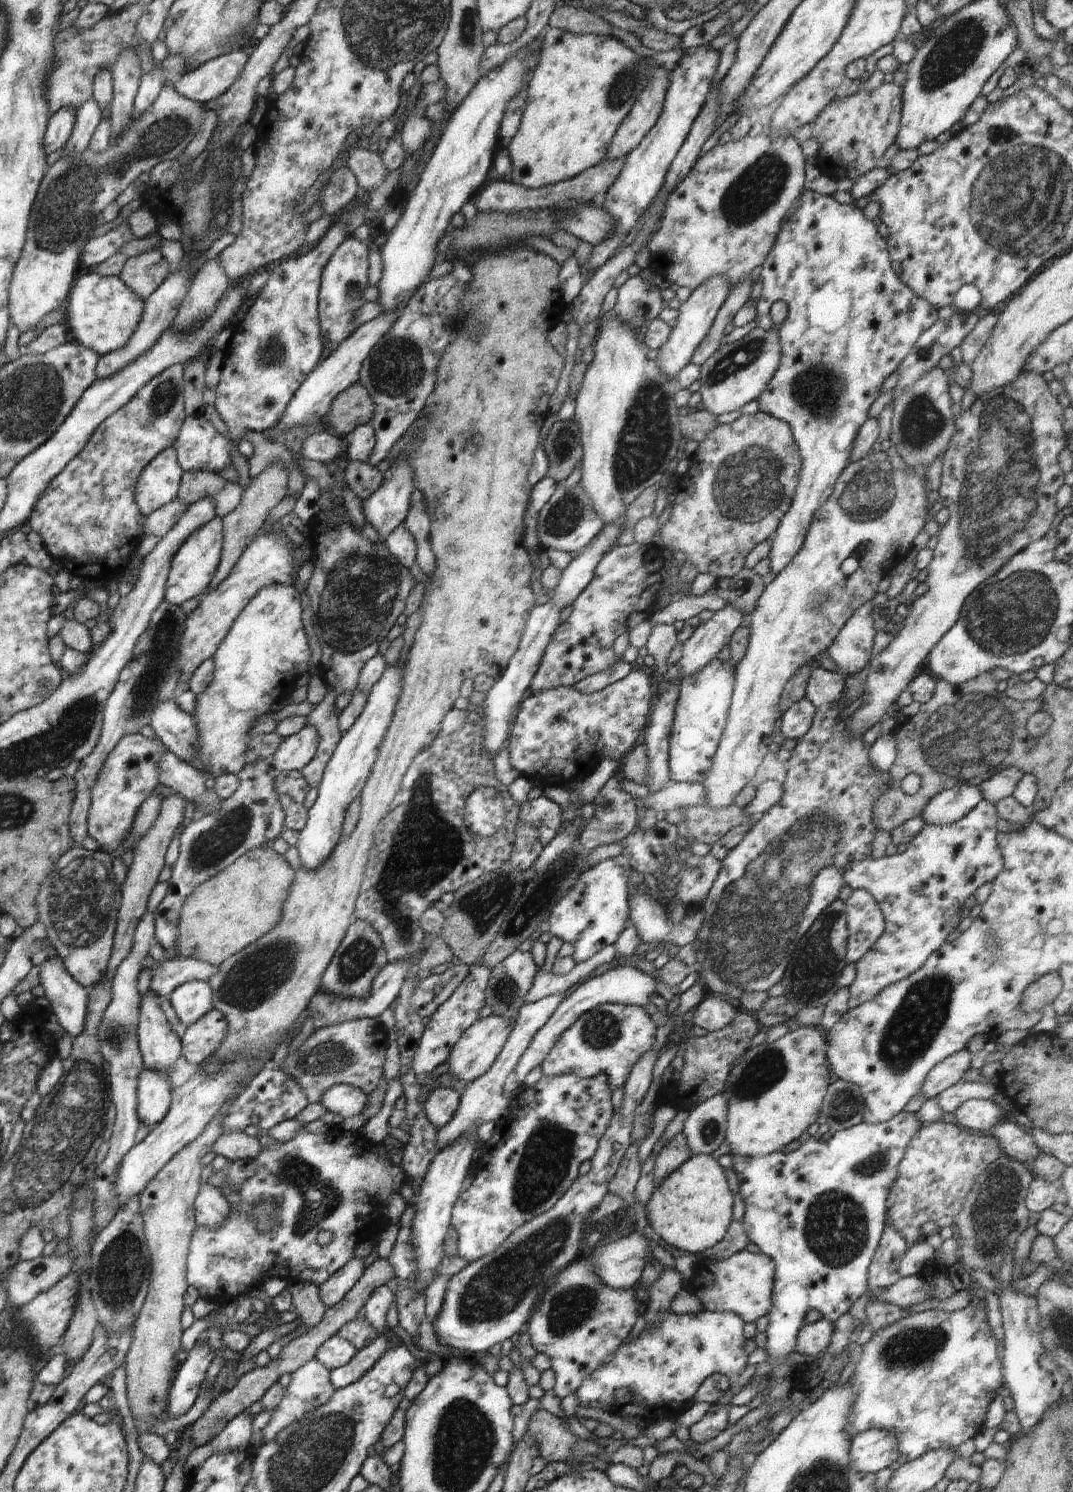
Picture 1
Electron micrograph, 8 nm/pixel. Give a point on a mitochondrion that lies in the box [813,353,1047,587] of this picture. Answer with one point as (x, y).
(868, 498)

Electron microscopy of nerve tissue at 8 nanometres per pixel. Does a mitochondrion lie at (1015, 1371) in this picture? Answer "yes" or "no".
no

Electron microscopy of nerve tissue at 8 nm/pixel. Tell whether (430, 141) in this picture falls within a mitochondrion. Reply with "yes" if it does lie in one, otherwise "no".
no

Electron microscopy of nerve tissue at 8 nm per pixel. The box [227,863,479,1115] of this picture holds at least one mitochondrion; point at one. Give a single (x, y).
(328, 1058)

